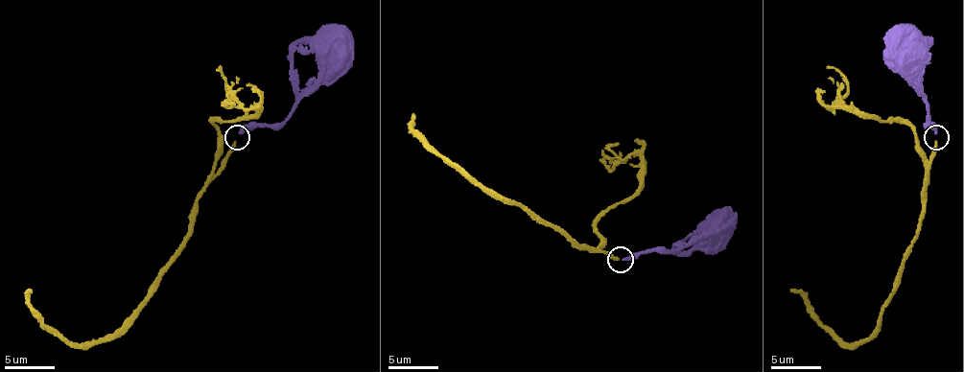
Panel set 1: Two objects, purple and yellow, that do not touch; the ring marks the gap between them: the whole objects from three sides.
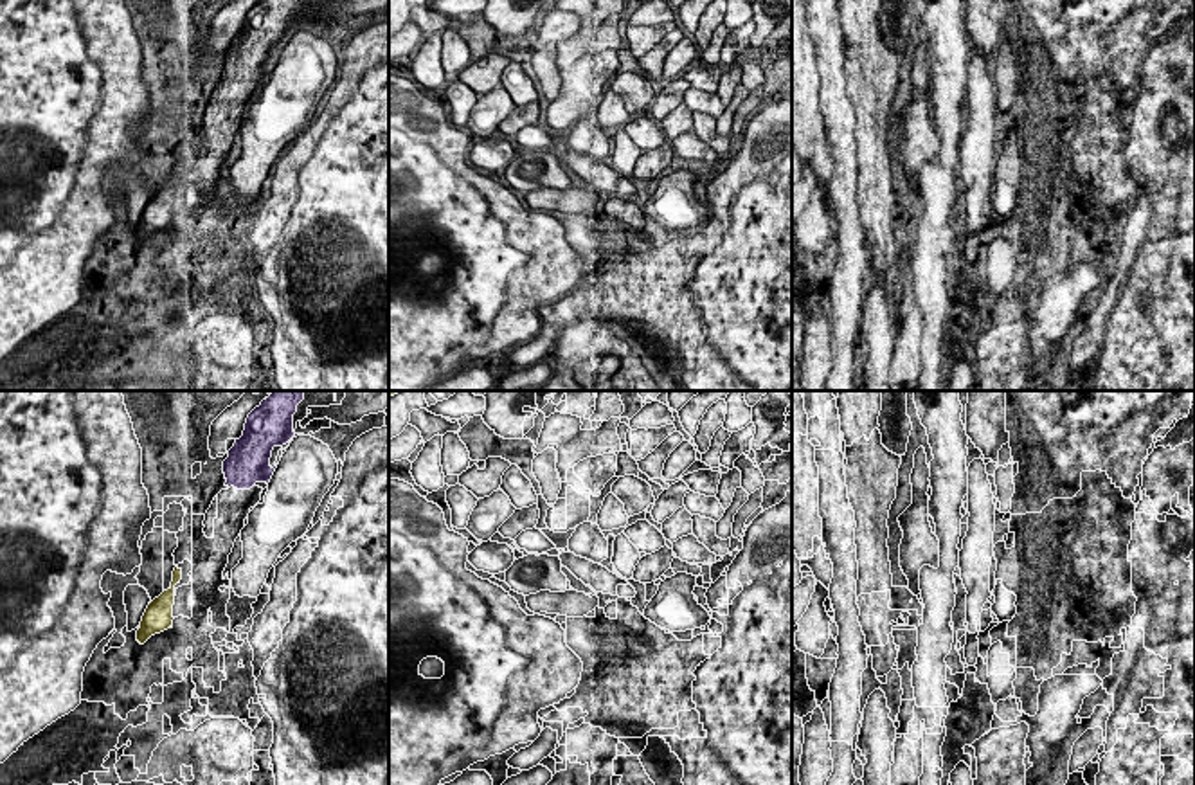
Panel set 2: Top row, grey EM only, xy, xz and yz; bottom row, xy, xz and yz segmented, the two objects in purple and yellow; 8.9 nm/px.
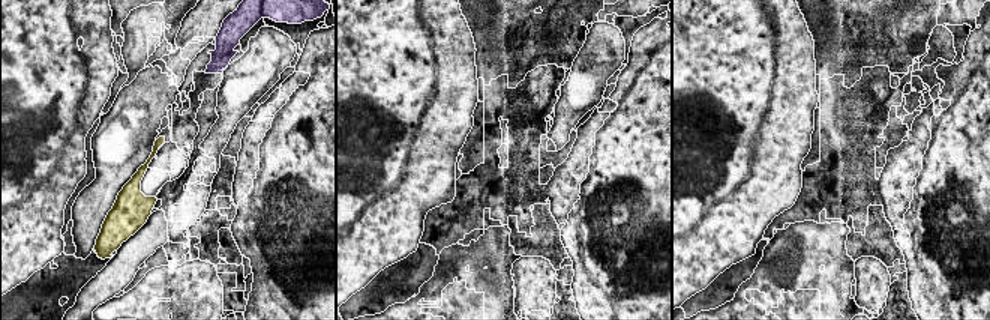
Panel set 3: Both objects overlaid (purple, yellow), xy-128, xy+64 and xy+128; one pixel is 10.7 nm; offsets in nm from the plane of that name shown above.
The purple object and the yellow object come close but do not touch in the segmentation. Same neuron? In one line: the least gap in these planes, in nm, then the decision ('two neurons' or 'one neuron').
850 nm | one neuron

